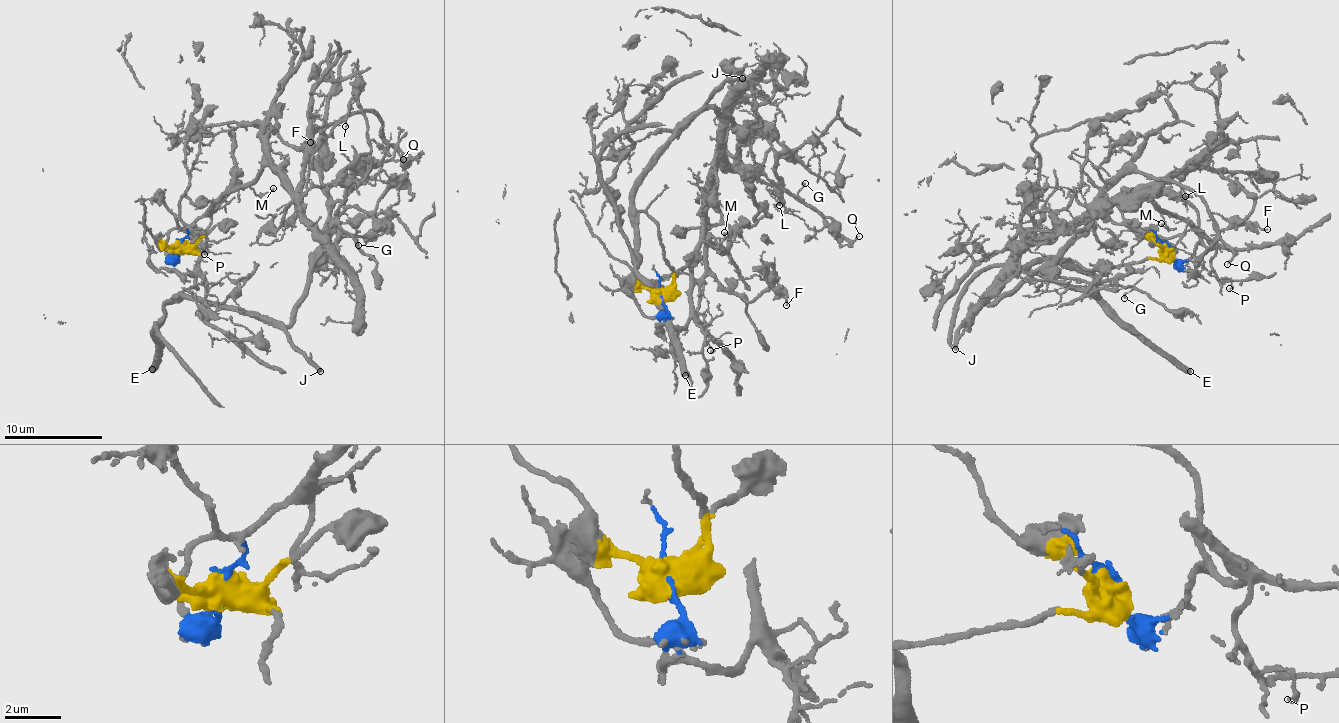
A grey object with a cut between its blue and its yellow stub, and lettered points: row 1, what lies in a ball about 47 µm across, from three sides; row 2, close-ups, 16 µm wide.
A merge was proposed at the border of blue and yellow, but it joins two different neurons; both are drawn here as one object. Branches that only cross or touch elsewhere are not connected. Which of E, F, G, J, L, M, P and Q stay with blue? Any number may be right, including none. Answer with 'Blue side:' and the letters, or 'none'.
Blue side: F, L, M, P, Q

